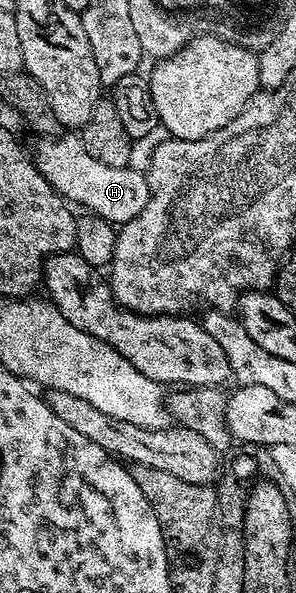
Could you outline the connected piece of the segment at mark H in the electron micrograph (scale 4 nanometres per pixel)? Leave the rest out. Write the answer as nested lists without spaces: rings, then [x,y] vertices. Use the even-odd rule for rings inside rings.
[[[75,133],[43,137],[38,142],[33,150],[33,162],[64,200],[72,204],[80,203],[90,214],[100,215],[105,221],[116,225],[133,221],[145,209],[151,196],[151,186],[142,170],[134,171],[131,165],[114,167],[93,161],[93,157],[85,153],[82,138]]]

